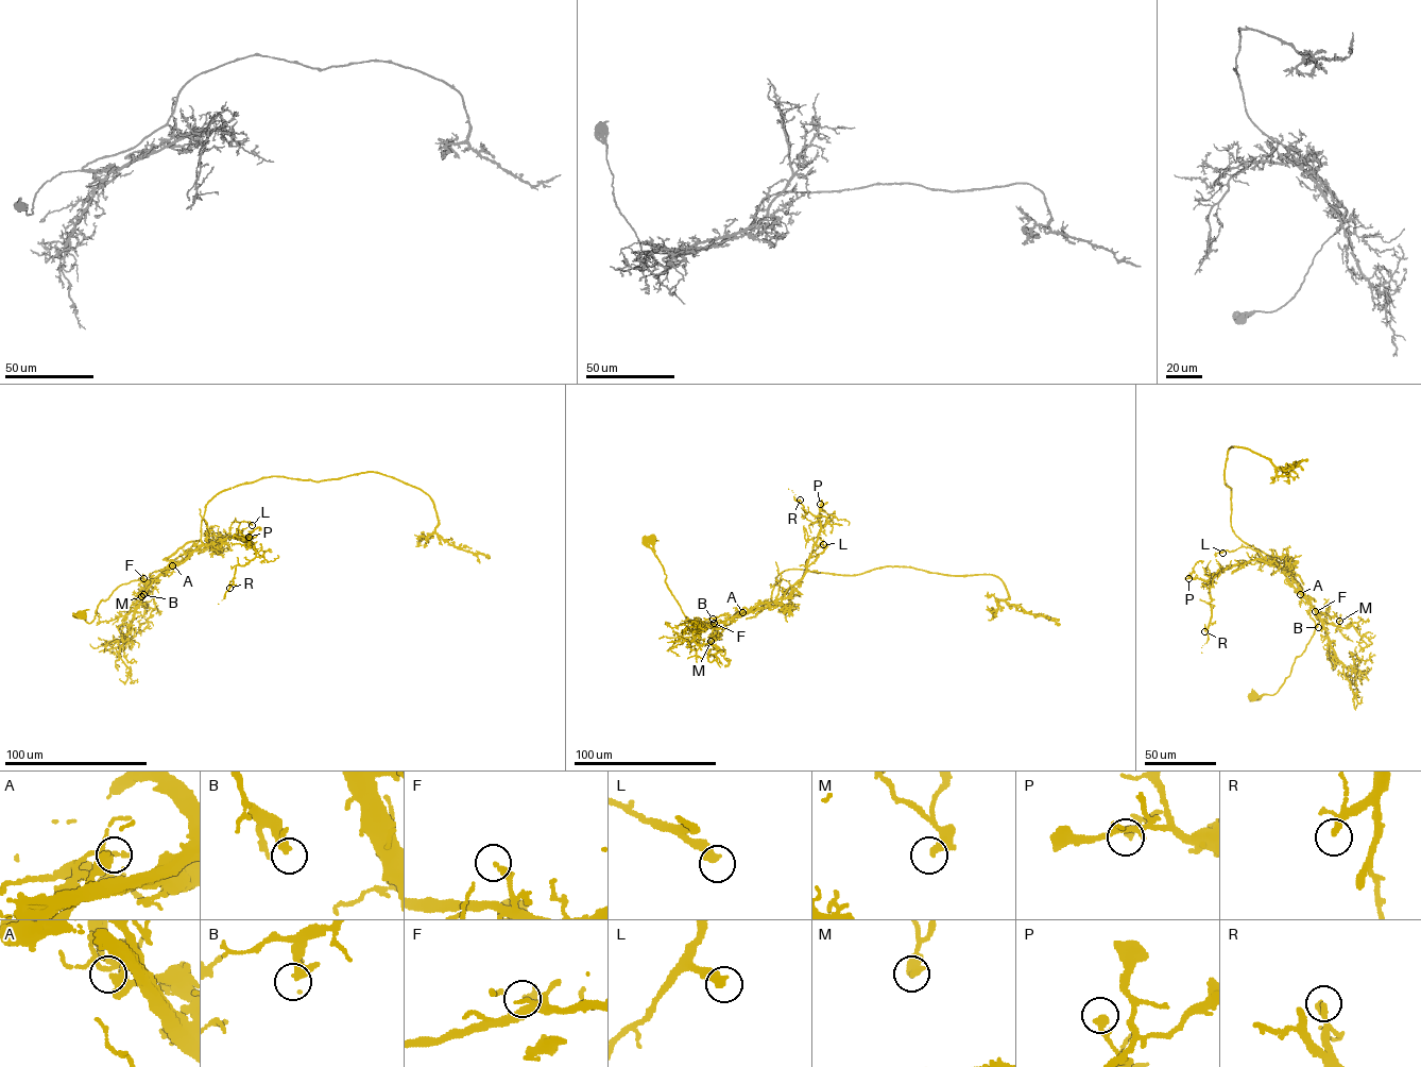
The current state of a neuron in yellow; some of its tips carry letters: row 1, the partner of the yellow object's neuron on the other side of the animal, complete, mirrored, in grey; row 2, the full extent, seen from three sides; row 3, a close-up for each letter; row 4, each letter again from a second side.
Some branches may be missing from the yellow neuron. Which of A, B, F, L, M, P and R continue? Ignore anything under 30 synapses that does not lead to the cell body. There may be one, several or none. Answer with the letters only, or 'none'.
none

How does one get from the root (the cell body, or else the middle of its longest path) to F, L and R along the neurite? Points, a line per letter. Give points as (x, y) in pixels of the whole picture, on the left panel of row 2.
F: (83, 615), (86, 622), (91, 622), (100, 600), (108, 598), (122, 585), (143, 578)
L: (83, 615), (91, 622), (100, 600), (119, 587), (153, 580), (200, 546), (228, 538), (235, 520), (252, 525)
R: (83, 615), (88, 623), (121, 585), (153, 580), (200, 546), (238, 536), (255, 557), (237, 564), (229, 588)

